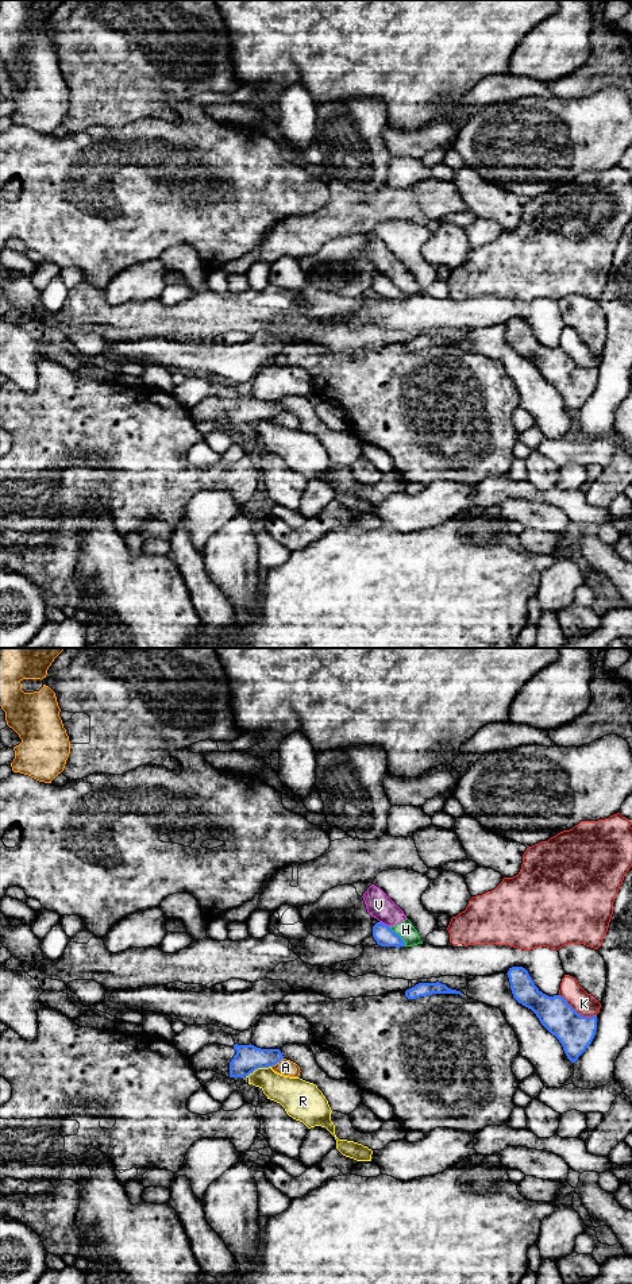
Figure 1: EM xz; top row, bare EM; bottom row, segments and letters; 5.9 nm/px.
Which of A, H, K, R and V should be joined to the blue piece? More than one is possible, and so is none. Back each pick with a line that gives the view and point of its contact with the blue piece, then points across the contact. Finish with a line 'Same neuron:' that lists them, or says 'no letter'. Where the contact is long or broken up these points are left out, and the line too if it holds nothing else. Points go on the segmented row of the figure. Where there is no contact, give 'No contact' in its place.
Same neuron: no letter

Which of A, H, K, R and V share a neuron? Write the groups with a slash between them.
A / H V / K / R

